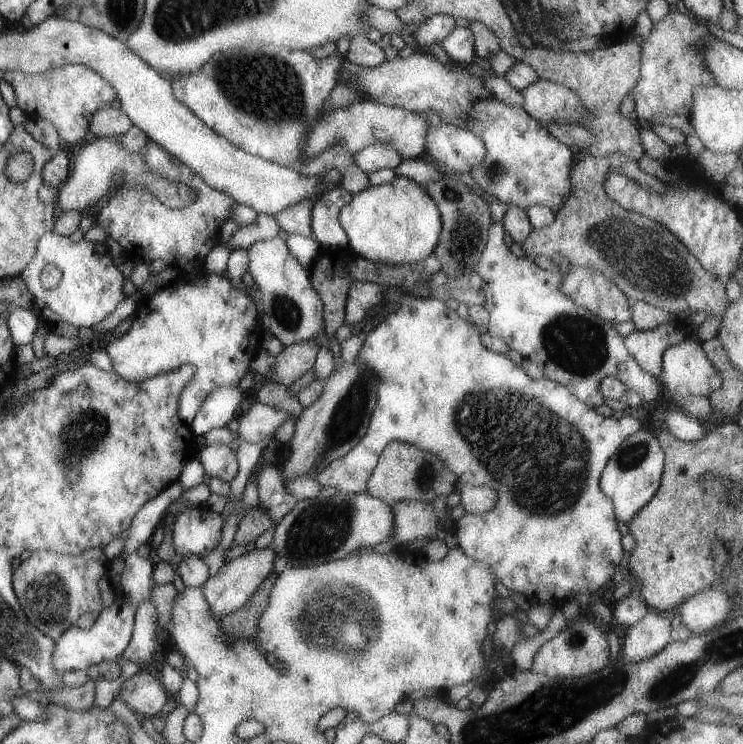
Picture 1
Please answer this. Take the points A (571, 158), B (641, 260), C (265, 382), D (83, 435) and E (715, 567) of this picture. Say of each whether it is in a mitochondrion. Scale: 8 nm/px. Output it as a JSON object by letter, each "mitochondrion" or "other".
{"A":"other","B":"mitochondrion","C":"other","D":"mitochondrion","E":"other"}

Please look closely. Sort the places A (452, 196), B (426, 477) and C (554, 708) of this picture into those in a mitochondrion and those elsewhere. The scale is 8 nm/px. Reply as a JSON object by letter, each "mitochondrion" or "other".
{"A":"mitochondrion","B":"mitochondrion","C":"mitochondrion"}

